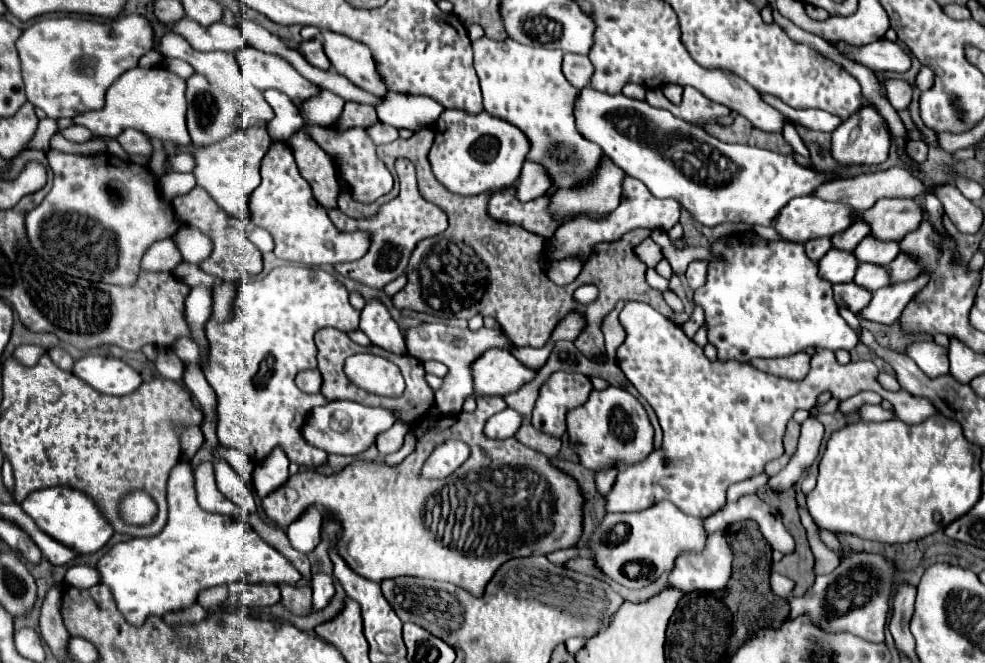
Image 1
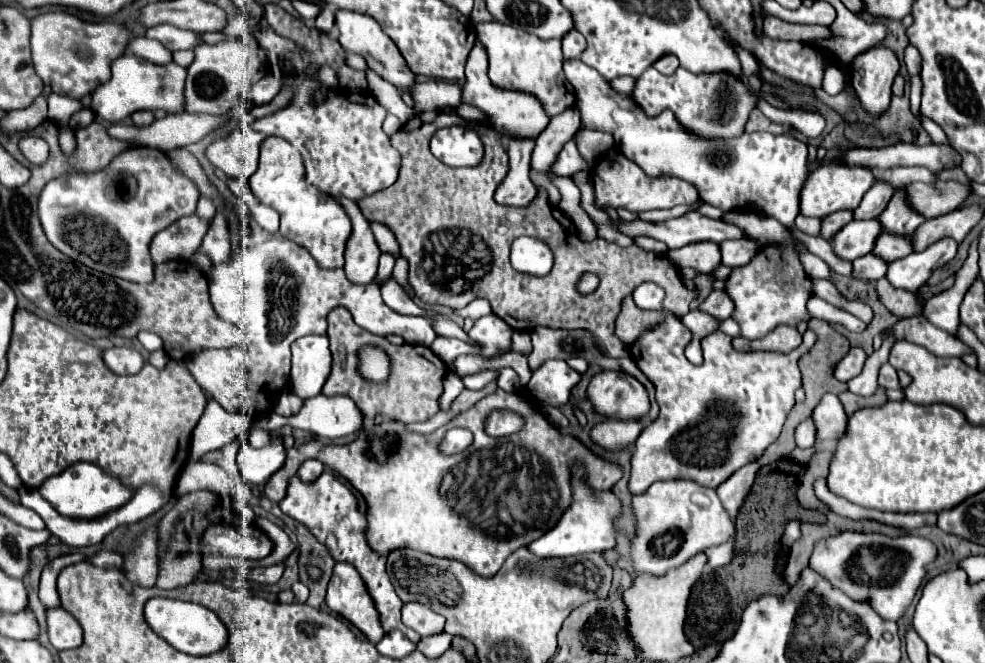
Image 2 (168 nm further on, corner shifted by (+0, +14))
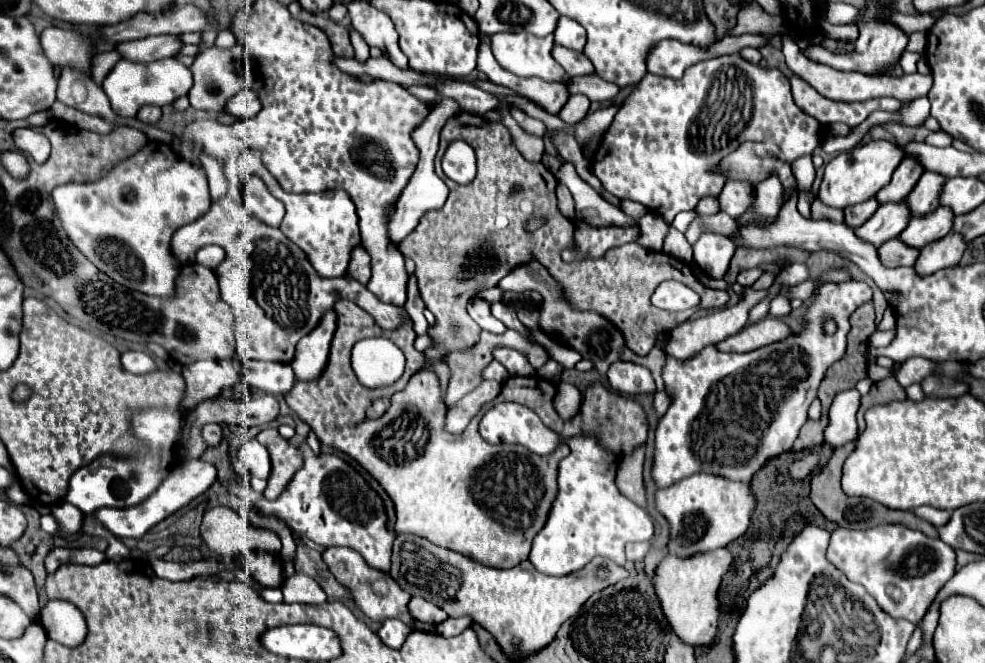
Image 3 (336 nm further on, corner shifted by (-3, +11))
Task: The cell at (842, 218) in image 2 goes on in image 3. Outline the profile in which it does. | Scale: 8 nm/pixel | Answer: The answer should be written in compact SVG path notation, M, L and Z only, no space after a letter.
M868 199L868 201L860 203L860 205L852 205L852 207L844 209L844 223L846 223L848 227L856 229L858 225L866 223L866 221L874 215L876 209L878 209L876 199Z

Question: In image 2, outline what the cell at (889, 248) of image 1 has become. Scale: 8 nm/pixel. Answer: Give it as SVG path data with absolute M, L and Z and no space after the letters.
M897 188L887 210L877 220L883 224L883 230L895 234L911 234L913 230L917 230L917 226L921 226L921 222L925 222L925 218L917 214L913 206L909 206L905 188Z

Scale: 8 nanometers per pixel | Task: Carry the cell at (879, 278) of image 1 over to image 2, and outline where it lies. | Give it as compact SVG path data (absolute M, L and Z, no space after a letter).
M885 232L877 238L875 250L873 250L873 254L881 256L887 262L905 258L911 252L913 252L911 234L885 234Z

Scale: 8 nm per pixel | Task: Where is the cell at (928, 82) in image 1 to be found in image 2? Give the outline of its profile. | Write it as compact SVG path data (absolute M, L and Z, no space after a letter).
M911 44L905 48L905 58L903 60L905 60L909 76L915 76L915 74L921 72L921 54Z

